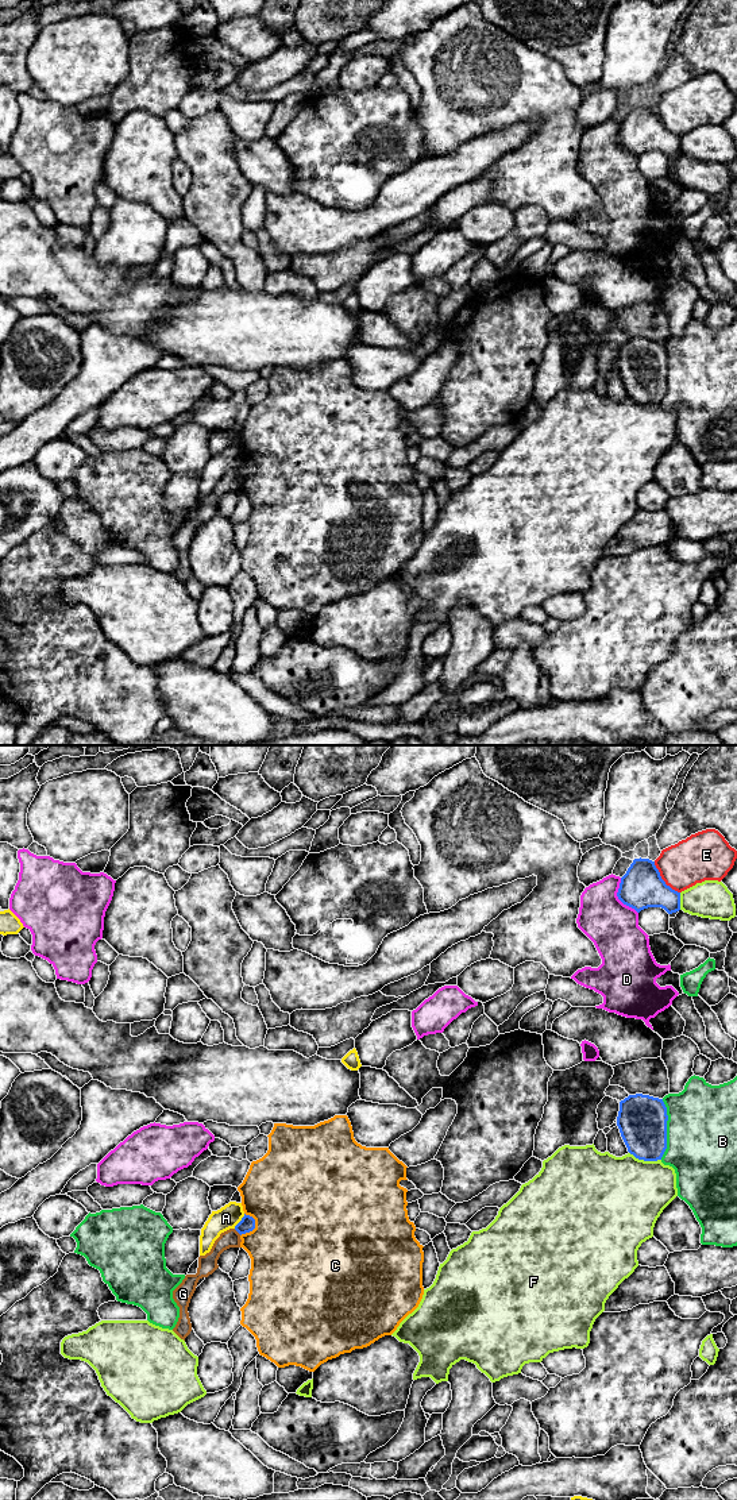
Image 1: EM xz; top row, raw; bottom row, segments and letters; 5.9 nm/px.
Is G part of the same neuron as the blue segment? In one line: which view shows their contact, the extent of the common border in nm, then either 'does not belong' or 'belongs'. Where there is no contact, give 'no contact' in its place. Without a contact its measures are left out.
xz | 60 nm | does not belong

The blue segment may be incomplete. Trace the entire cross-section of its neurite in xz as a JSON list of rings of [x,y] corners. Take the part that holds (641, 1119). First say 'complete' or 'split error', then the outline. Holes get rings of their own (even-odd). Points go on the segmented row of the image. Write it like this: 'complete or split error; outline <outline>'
complete; outline [[[636,1094],[620,1102],[617,1126],[628,1152],[638,1160],[661,1160],[667,1149],[667,1121],[663,1099]]]

